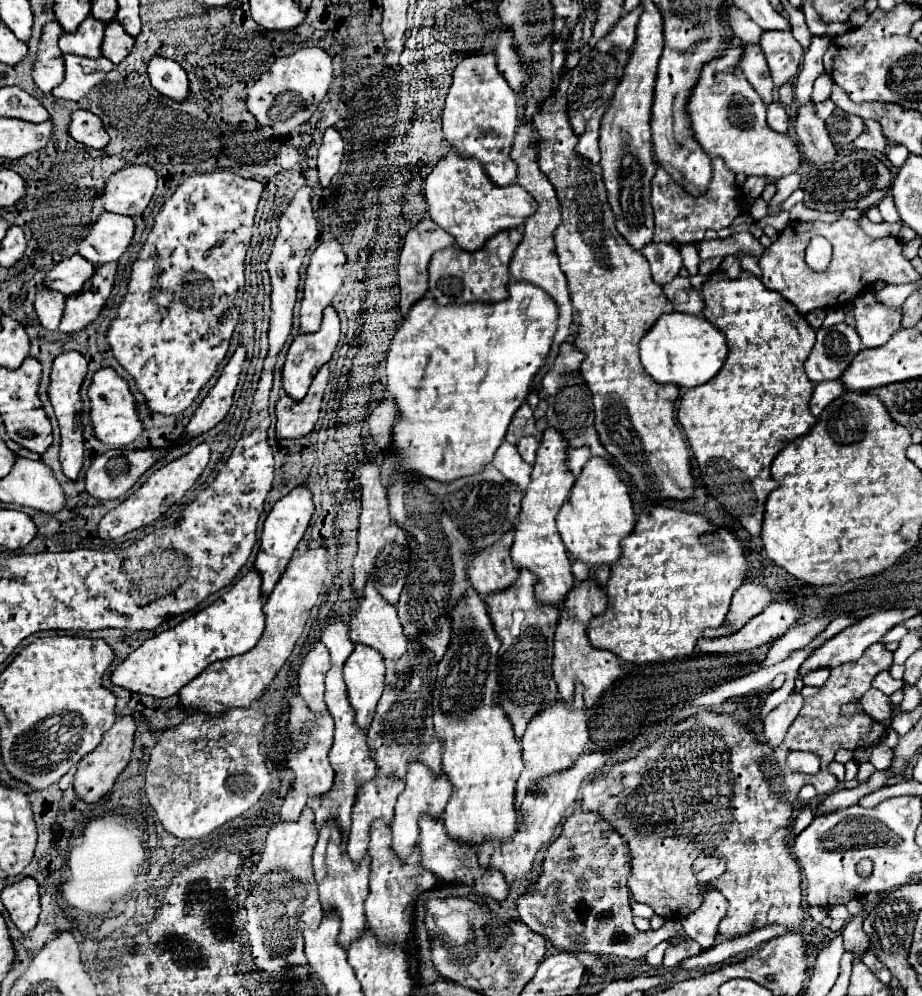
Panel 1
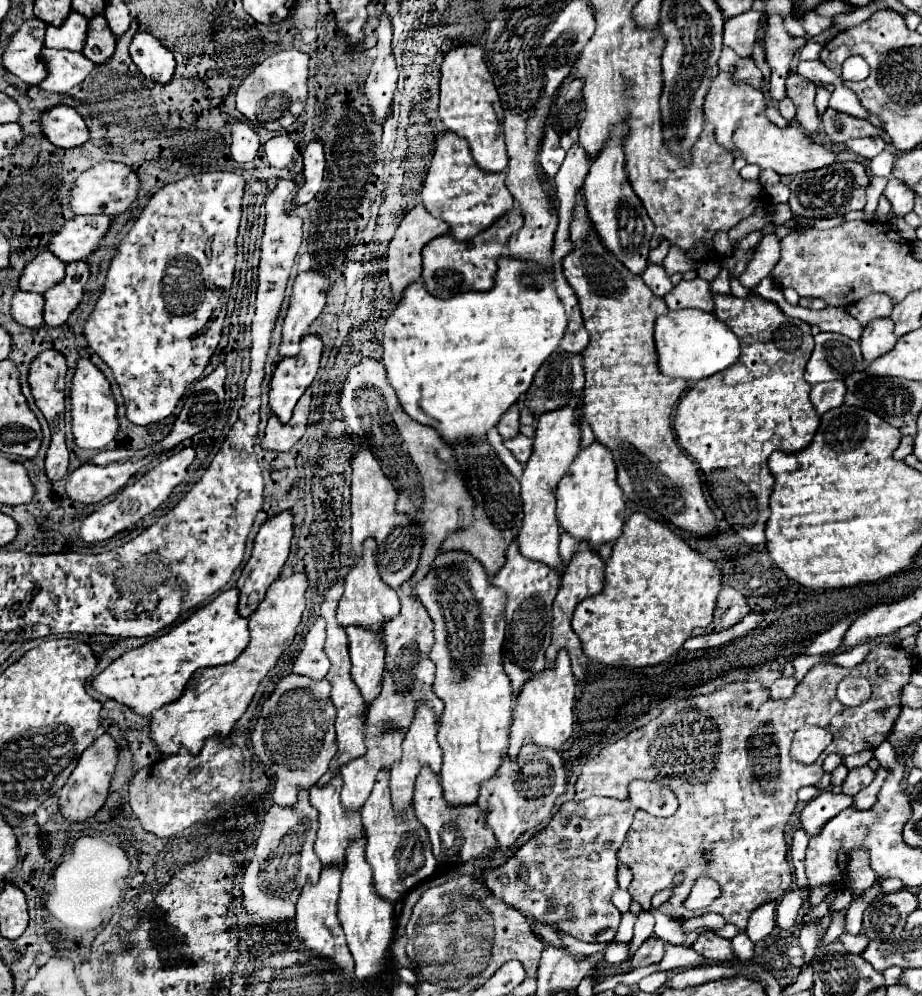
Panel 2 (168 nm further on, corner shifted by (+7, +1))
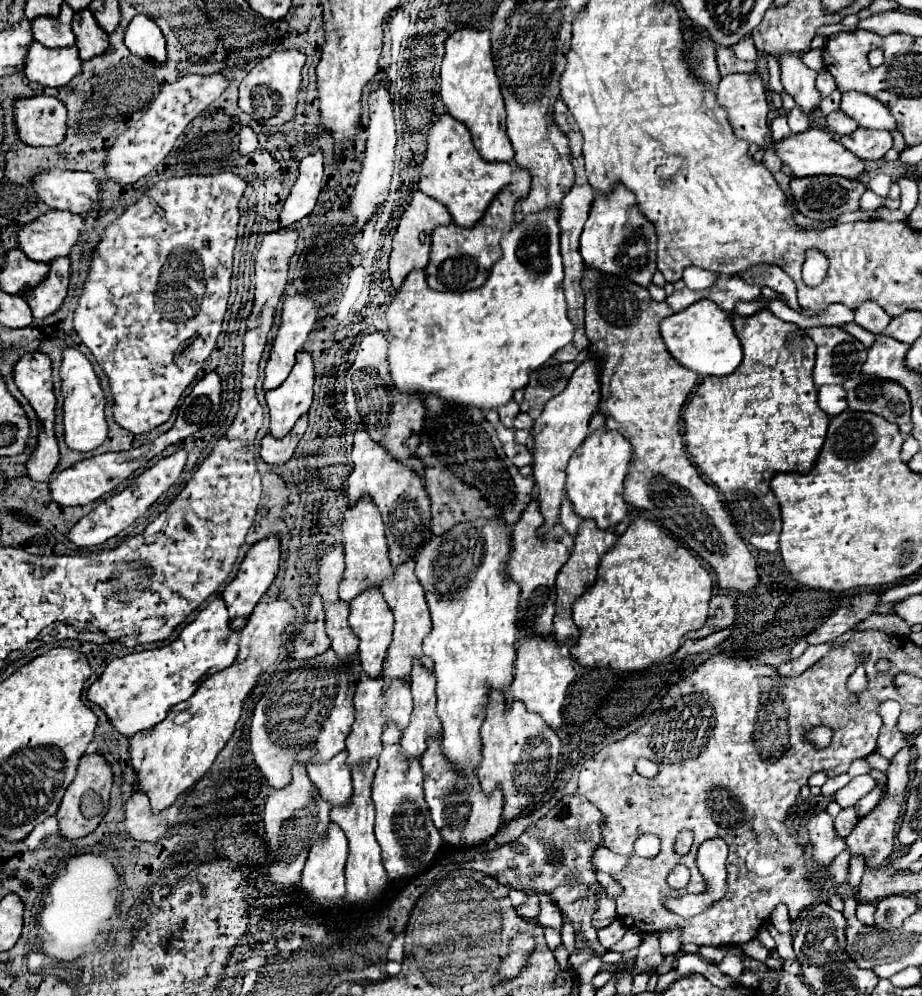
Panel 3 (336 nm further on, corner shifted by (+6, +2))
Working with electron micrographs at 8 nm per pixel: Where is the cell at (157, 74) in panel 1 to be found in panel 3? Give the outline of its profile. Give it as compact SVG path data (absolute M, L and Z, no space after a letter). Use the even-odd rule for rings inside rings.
M135 14L125 30L125 46L143 58L151 58L157 62L165 60L165 38L159 26L145 14Z

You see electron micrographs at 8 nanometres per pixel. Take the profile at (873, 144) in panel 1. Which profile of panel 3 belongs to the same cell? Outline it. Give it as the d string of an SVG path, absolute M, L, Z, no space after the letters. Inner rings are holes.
M859 126L855 132L841 136L841 144L861 160L879 160L893 146L893 136L889 130L869 130Z

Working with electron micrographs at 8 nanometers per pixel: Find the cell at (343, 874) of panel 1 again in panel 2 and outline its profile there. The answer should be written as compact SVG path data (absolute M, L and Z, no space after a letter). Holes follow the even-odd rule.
M340 775L334 777L332 781L328 781L328 785L324 789L318 789L316 785L310 791L310 803L312 807L318 809L320 817L318 817L318 837L314 843L314 851L318 855L318 859L322 861L324 867L338 867L344 869L346 865L346 849L350 847L350 843L358 841L362 837L362 827L360 827L360 813L350 813L348 817L344 817L344 807L340 805Z

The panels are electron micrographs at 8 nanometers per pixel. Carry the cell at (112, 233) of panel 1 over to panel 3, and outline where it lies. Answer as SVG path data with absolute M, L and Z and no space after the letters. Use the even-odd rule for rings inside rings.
M49 210L47 214L21 226L17 234L19 250L37 262L49 262L53 256L67 256L79 240L83 218L73 212Z

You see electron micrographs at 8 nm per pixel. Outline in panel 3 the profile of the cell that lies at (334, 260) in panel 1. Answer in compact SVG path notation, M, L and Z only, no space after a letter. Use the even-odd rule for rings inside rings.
M295 294L291 298L287 298L283 302L283 314L281 314L281 326L277 330L277 336L273 340L271 352L269 352L269 362L265 368L265 382L263 382L263 390L273 390L277 388L291 372L293 364L295 364L295 354L301 350L301 346L305 344L309 332L315 328L317 322L317 306L303 294Z

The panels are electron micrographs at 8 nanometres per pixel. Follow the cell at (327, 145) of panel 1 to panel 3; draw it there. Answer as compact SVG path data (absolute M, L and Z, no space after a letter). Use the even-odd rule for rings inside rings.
M315 152L303 158L299 164L299 176L279 216L281 228L287 228L313 212L313 206L321 192L321 178L323 178L323 154Z

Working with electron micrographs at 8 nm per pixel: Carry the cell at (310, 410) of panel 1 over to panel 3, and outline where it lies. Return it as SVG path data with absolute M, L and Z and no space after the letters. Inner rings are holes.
M303 416L295 424L293 432L289 432L289 436L285 436L283 440L273 440L273 436L265 436L261 442L259 456L267 464L285 464L293 456L293 452L295 452L299 440L303 438L305 430L307 430L307 416Z

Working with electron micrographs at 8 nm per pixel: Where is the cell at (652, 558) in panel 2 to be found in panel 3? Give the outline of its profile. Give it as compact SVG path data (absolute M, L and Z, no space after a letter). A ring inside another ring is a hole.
M637 518L629 524L625 534L607 552L607 556L601 558L597 582L573 604L573 620L581 634L577 644L571 648L571 656L581 666L613 670L643 670L655 662L661 662L679 650L687 632L705 624L711 590L711 574L699 564L689 548L681 546L665 528L657 526L655 522Z

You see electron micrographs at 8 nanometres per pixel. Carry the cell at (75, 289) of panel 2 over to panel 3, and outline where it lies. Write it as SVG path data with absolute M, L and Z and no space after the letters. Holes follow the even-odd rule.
M53 258L49 262L47 276L35 288L29 288L19 296L27 300L33 318L41 320L61 308L67 296L67 284L69 284L69 258Z

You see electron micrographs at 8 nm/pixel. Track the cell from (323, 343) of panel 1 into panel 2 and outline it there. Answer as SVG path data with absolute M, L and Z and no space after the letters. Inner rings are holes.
M310 333L302 339L298 355L284 357L276 365L270 381L270 409L282 423L290 421L294 405L312 383L320 365L322 351L322 337Z

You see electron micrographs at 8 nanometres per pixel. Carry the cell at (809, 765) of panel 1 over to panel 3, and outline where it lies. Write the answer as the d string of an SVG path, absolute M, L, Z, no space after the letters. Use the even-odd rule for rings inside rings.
M813 728L813 732L811 732L811 740L819 748L827 748L831 744L831 736L833 736L833 730L829 730L829 728Z

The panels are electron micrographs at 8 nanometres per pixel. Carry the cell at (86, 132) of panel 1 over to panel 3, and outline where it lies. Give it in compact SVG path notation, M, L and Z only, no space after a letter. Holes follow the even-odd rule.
M51 96L19 98L15 102L15 130L27 146L57 146L65 138L67 108Z

